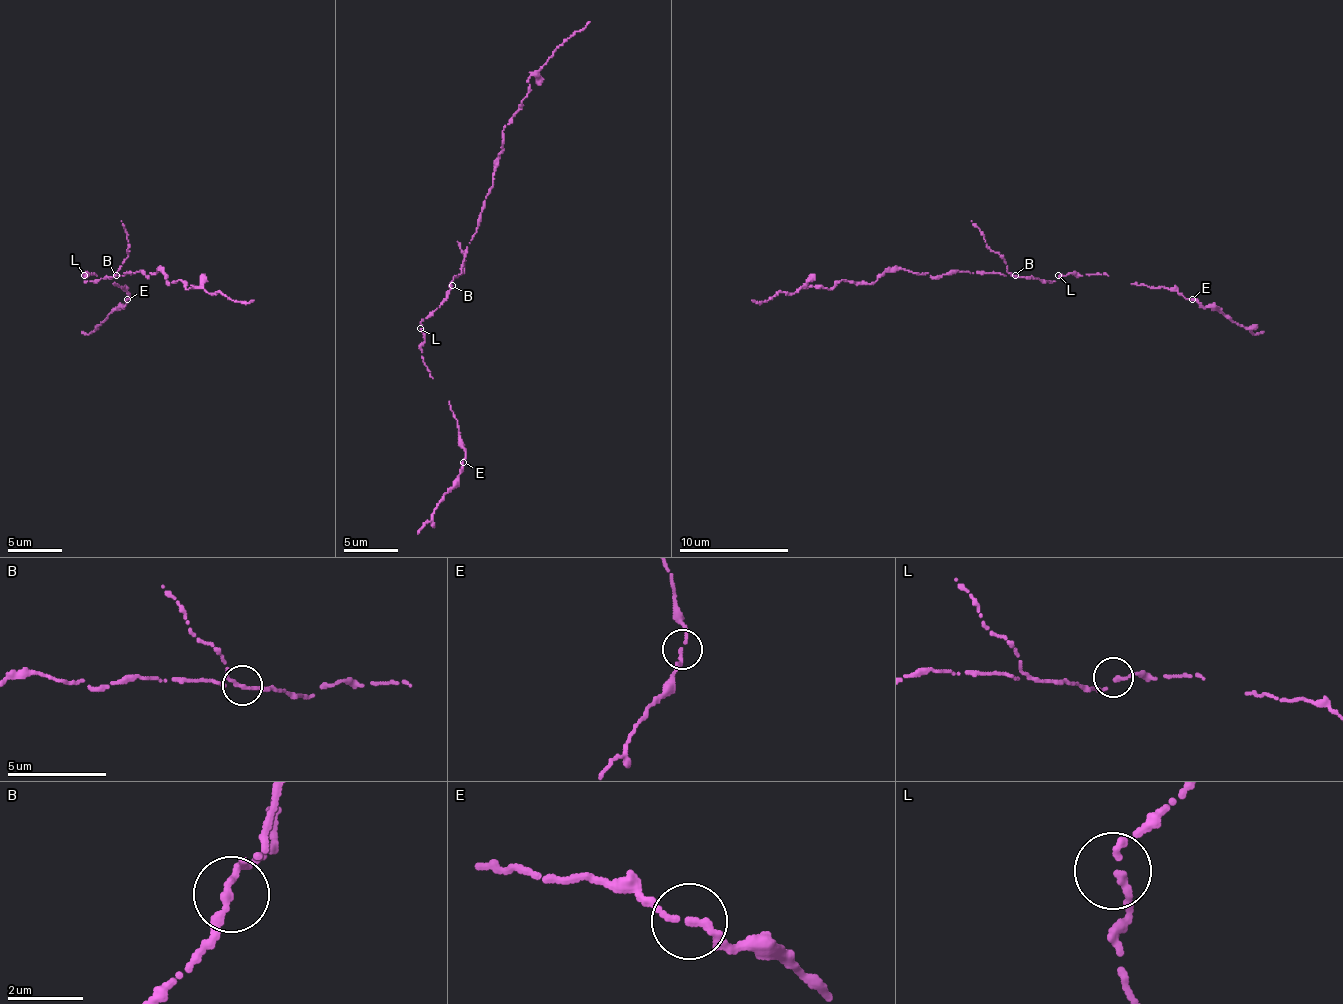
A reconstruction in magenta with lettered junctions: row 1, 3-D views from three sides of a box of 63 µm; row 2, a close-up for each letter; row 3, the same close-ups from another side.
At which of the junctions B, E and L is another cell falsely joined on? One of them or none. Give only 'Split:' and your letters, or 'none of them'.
Split: none of them

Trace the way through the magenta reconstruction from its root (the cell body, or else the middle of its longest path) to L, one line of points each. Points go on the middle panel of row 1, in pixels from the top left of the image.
L: (455, 276), (447, 290), (447, 298), (420, 323), (422, 325), (420, 328)

